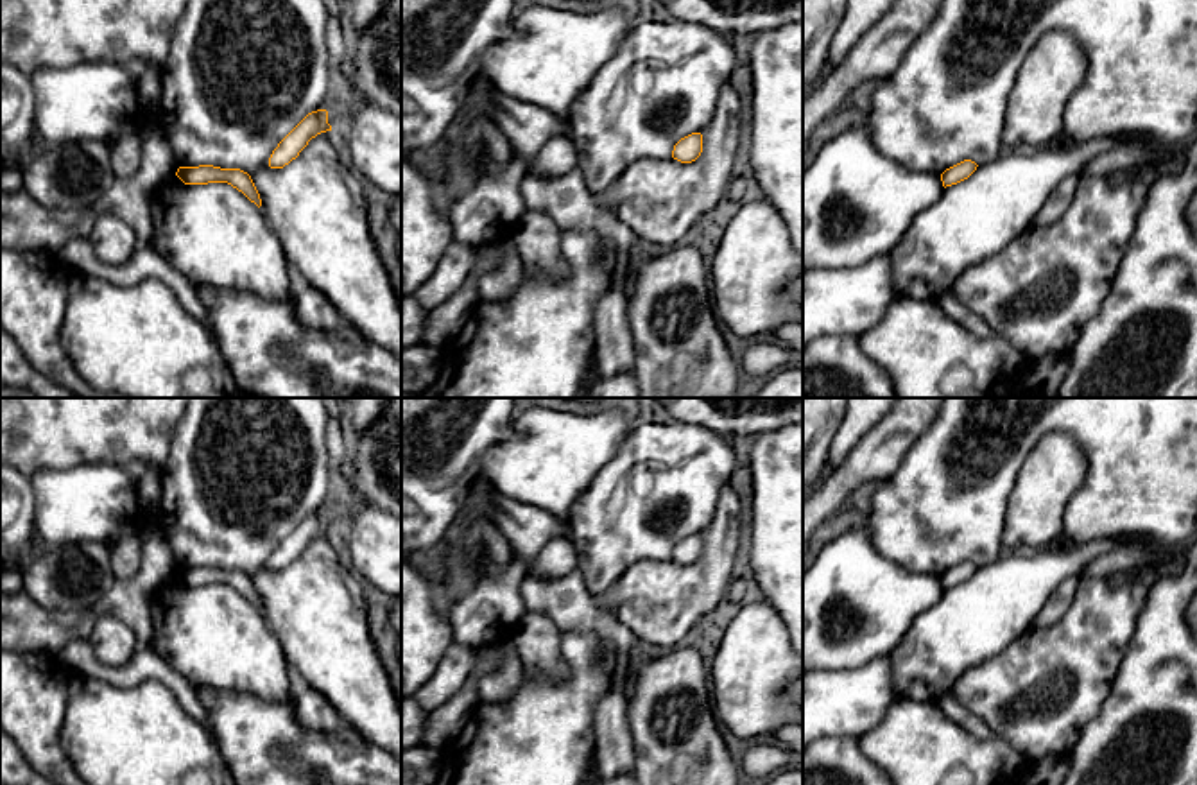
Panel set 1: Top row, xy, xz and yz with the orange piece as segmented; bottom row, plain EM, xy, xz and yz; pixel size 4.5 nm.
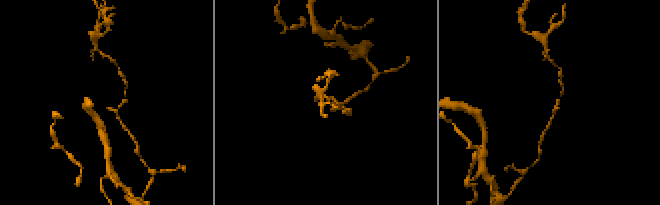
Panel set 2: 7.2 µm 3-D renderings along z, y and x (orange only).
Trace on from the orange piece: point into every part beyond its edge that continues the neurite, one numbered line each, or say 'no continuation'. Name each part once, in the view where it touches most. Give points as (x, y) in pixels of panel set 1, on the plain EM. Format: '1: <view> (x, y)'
no continuation

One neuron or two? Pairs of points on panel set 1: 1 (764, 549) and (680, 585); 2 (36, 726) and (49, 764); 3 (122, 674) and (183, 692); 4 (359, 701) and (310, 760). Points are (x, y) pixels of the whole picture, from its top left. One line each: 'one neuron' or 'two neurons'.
1: two neurons
2: one neuron
3: one neuron
4: two neurons

